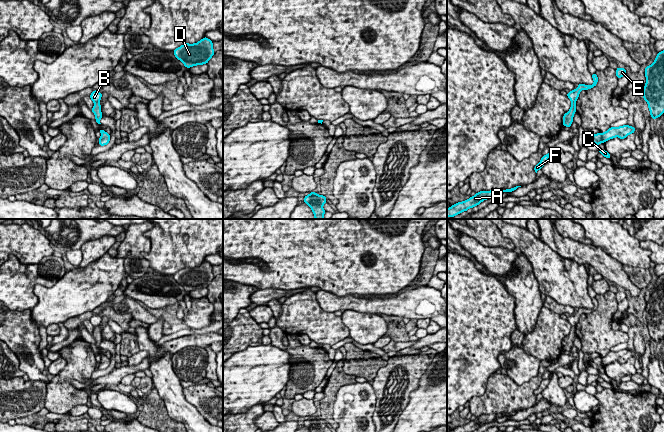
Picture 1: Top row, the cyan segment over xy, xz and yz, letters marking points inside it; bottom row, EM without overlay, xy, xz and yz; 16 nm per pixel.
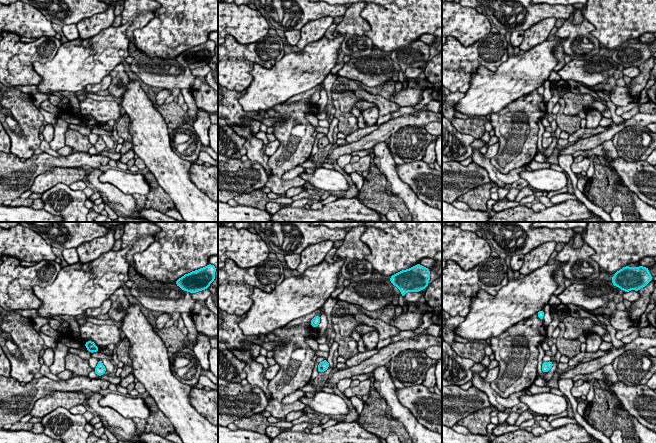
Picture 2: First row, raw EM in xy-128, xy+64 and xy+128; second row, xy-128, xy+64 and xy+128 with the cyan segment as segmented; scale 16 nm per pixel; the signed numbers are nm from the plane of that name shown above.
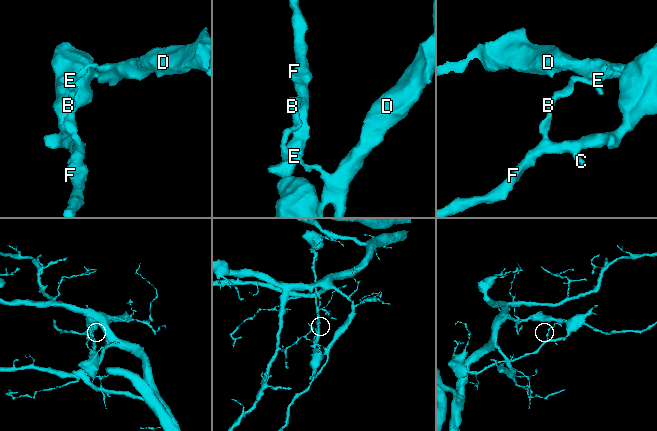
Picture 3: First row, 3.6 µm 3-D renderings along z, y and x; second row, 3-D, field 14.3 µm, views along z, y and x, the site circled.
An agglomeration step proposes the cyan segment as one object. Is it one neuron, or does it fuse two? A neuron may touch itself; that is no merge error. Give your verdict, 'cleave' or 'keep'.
cleave

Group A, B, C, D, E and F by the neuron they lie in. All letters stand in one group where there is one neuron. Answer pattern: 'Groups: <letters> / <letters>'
Groups: A C F / B D E

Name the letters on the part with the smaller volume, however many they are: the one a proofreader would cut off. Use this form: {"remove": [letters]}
{"remove": ["A", "C", "F"]}

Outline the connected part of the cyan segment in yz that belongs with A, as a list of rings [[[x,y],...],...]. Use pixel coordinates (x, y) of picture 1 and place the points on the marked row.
[[[516,186],[511,189],[505,189],[505,190],[490,190],[490,191],[480,191],[479,193],[476,193],[473,197],[470,197],[468,200],[458,202],[451,207],[447,209],[447,217],[454,217],[461,212],[467,211],[470,208],[473,208],[477,205],[479,205],[481,202],[483,202],[486,199],[494,198],[496,194],[500,194],[503,192],[512,192],[515,191],[518,187]]]

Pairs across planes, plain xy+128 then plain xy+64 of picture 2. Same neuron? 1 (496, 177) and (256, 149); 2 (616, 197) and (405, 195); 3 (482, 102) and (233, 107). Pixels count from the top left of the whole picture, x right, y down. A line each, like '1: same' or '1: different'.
1: same
2: different
3: different

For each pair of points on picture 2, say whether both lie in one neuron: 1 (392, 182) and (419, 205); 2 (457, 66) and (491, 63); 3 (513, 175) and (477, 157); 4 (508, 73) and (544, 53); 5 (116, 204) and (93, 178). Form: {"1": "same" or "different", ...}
{"1": "same", "2": "same", "3": "same", "4": "same", "5": "same"}

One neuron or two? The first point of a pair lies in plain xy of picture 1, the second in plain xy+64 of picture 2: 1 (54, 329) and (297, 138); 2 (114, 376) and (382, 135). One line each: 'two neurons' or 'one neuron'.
1: one neuron
2: one neuron

